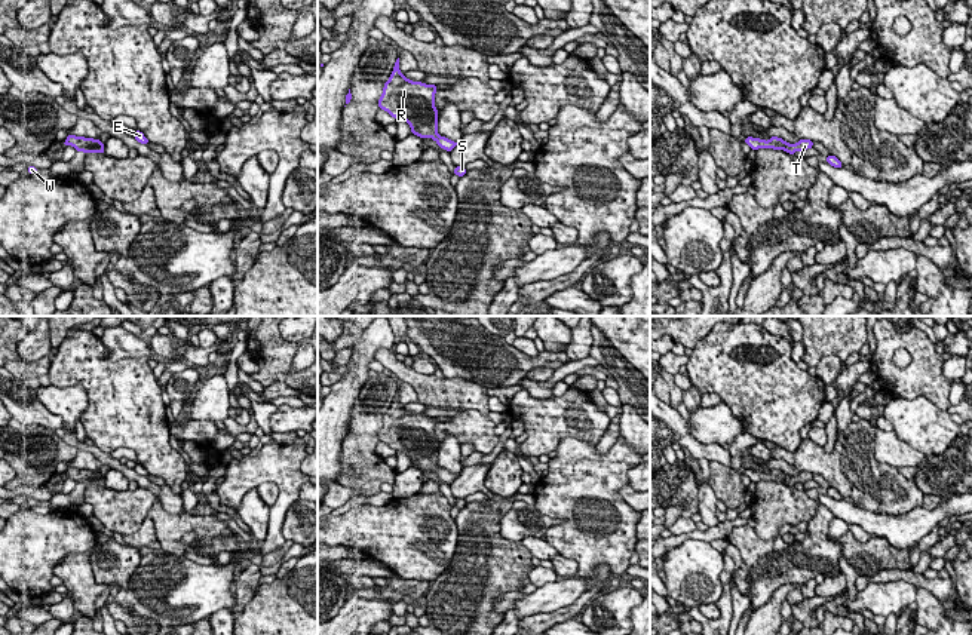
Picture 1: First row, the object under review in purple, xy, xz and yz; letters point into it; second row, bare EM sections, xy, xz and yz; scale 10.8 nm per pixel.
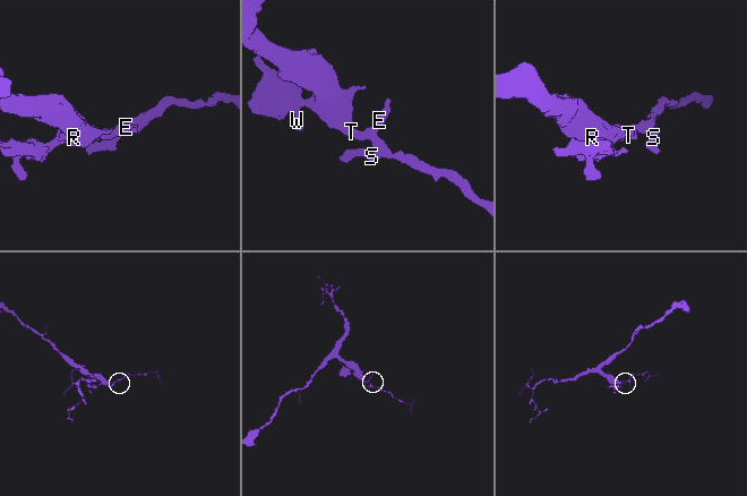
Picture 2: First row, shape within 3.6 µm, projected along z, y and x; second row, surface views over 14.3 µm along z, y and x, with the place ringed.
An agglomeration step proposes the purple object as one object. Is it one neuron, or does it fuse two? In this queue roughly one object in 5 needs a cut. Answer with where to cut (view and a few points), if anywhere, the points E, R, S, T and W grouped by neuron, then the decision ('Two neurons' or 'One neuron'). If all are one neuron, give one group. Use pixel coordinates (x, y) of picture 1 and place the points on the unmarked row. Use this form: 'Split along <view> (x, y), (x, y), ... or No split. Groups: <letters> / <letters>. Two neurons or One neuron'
No split. Groups: E R S T W. One neuron

